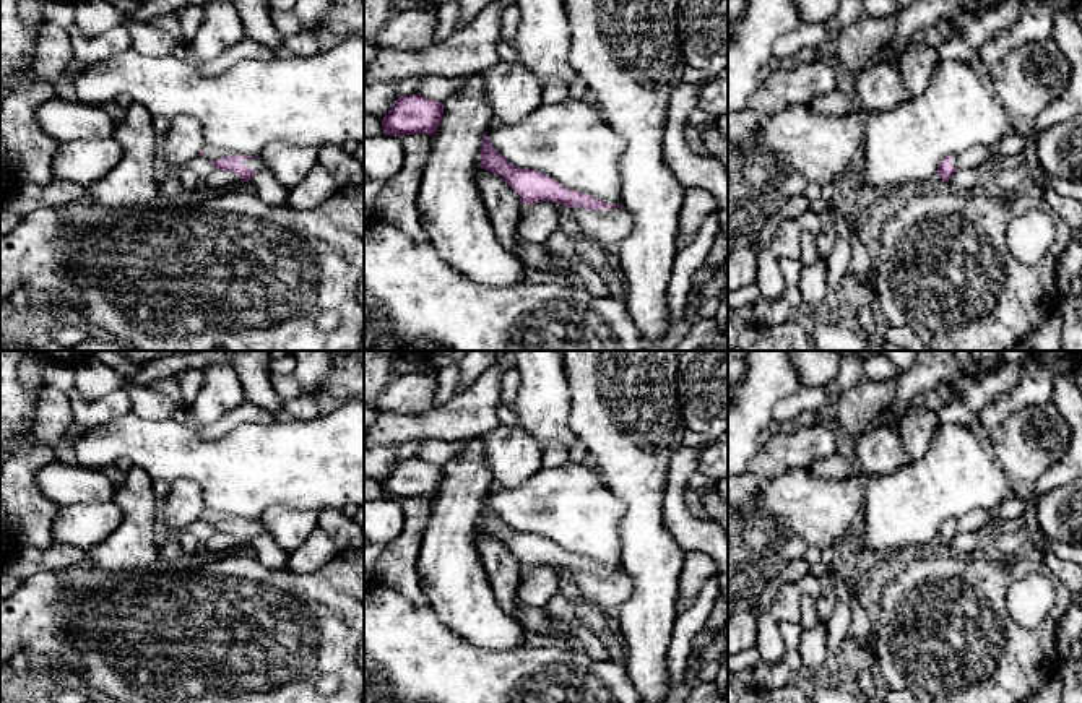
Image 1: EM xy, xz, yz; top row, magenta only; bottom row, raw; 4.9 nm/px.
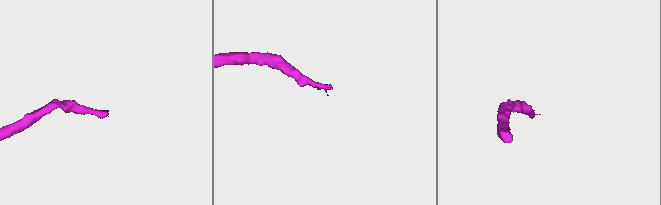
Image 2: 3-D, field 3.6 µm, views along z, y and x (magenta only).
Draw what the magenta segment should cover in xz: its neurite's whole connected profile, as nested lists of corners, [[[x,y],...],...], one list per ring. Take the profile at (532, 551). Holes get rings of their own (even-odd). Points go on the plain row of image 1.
[[[487,495],[479,520],[483,523],[479,531],[504,542],[525,570],[554,565],[570,571],[580,596],[593,601],[601,612],[621,607],[630,597],[634,584],[622,568],[608,568],[591,559],[570,554],[543,536],[510,528],[492,510]]]

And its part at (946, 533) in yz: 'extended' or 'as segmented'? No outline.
extended

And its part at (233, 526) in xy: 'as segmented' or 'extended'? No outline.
extended

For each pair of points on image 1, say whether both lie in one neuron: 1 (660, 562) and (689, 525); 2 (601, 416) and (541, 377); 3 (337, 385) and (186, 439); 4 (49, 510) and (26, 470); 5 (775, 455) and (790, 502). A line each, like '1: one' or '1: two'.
1: two
2: two
3: two
4: one
5: two

